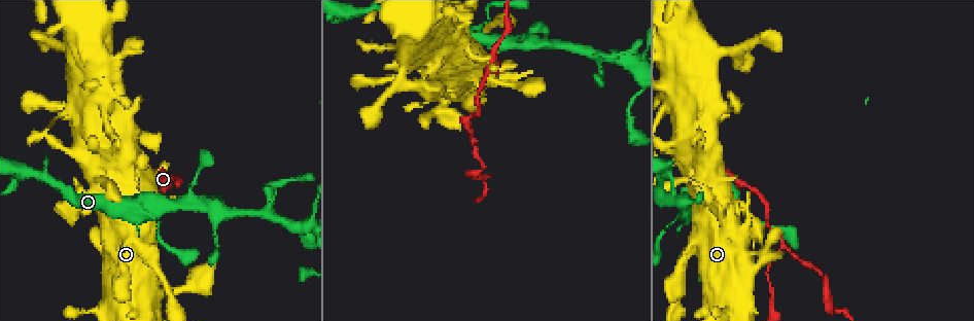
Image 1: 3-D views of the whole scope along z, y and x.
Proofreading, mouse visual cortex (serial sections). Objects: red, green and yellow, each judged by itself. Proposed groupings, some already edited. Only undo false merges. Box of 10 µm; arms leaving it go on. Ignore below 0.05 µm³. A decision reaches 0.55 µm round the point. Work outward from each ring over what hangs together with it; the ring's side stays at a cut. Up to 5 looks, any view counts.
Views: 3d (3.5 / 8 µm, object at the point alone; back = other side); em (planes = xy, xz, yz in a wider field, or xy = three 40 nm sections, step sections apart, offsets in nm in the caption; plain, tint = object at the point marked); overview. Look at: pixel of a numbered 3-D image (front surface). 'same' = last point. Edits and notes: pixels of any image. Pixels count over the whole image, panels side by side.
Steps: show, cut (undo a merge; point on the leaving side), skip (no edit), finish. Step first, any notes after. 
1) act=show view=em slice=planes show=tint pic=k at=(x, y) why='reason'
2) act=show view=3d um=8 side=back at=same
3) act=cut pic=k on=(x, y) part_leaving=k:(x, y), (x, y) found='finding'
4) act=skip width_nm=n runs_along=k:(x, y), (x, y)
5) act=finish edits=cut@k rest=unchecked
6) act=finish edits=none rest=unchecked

act=show view=3d um=3.5 pic=1 at=(98, 183) why='sharp bend'

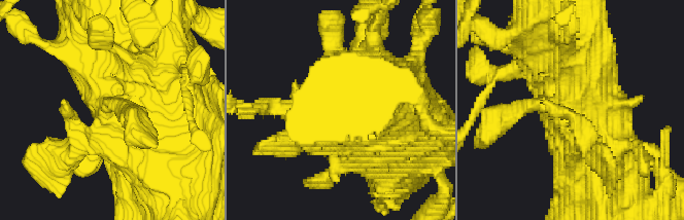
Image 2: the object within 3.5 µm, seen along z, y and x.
act=skip runs_along=2:(166, 100), (68, 46) found='continuous, no second cell'

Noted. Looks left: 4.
act=show view=3d um=3.5 side=back pic=1 at=(783, 240) why='three arms meet'

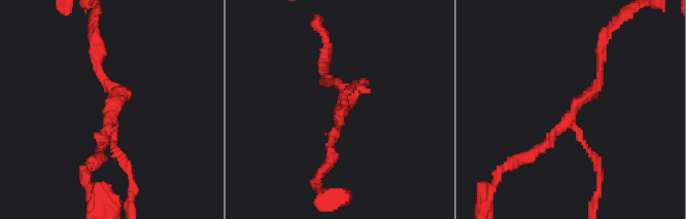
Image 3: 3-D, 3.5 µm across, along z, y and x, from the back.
act=show view=em slice=planes show=tint pic=3 at=(572, 115)

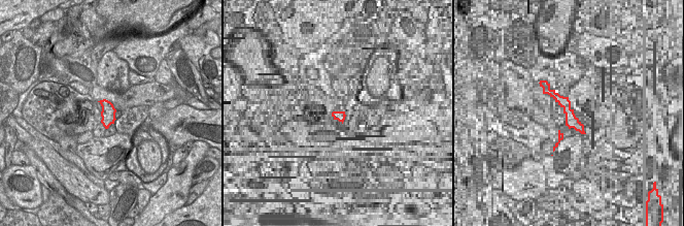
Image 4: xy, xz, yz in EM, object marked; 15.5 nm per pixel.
act=skip runs_along=3:(603, 63), (589, 95), (523, 157) found='continuous, no second cell'

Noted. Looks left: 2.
act=finish edits=none rest=unchecked

